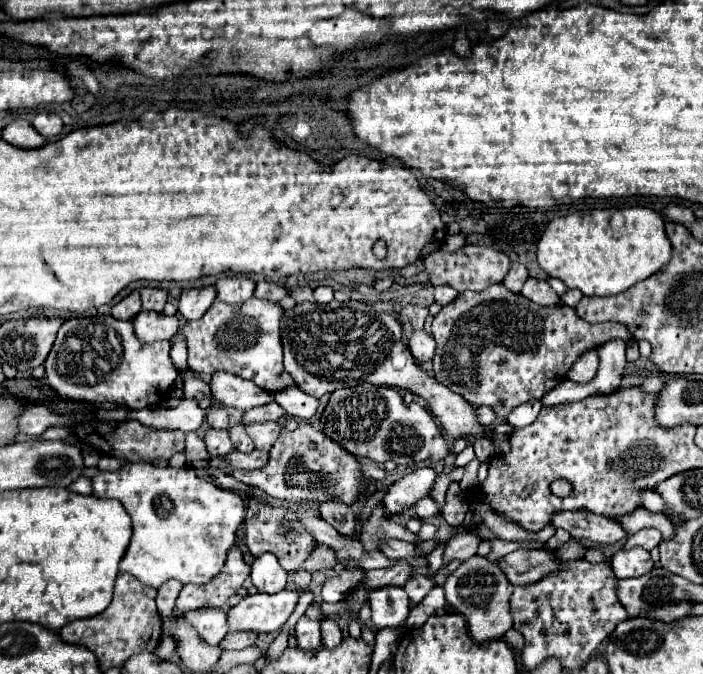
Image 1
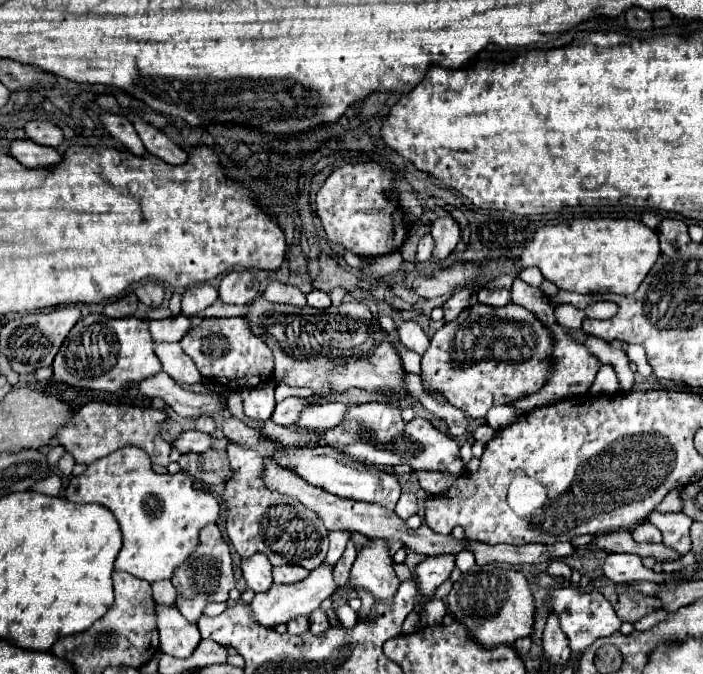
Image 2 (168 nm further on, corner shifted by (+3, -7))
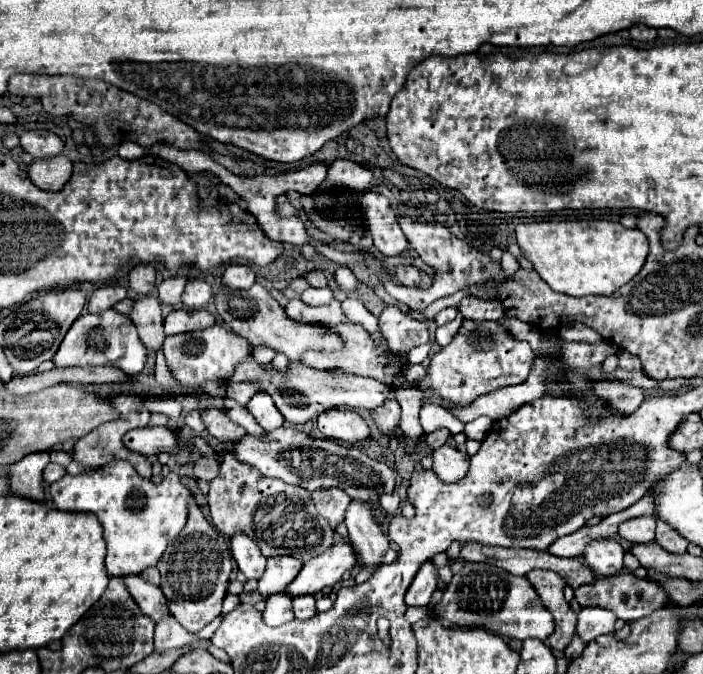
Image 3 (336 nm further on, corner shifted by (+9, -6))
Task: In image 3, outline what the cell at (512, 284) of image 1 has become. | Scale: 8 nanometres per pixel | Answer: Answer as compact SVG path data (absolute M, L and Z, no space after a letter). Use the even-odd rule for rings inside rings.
M466 296L458 302L458 310L462 312L462 318L470 318L476 322L484 322L484 320L498 320L500 316L504 316L504 310L498 310L498 306L494 306L494 302L478 302L474 296Z

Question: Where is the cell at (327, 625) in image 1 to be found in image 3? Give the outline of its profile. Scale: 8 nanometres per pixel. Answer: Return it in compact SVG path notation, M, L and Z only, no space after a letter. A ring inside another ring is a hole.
M304 594L292 600L292 608L294 608L294 616L298 620L310 620L316 614L316 606L314 606L314 596Z

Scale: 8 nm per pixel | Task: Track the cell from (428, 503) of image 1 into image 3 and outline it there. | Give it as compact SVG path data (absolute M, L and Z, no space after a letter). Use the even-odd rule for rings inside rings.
M392 492L392 494L382 494L382 496L378 498L378 506L380 506L382 510L386 510L388 516L394 516L394 514L400 510L400 496L398 496L396 492Z

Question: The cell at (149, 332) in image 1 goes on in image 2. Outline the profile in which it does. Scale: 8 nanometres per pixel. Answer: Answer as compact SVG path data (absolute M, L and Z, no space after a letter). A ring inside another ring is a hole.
M186 315L148 319L148 329L154 343L174 343L180 341L190 331L190 319Z

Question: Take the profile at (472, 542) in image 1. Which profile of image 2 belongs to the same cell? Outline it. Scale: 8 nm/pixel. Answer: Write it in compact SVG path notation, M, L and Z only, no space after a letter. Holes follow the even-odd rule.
M436 555L426 557L420 561L414 569L416 583L424 595L424 599L430 599L440 583L444 583L454 569L454 555Z

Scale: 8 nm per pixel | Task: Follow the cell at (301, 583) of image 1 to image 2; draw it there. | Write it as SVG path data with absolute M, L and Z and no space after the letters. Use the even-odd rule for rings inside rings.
M300 565L274 567L274 583L278 583L278 585L294 585L294 583L300 583L302 579L306 579L308 573L310 571L306 571Z

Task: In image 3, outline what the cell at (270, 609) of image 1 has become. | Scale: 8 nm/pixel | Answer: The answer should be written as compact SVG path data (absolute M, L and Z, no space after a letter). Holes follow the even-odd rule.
M338 540L304 564L304 570L300 570L298 578L286 588L286 594L290 598L298 594L316 594L324 586L336 586L342 574L356 566L358 558L352 544L348 540Z

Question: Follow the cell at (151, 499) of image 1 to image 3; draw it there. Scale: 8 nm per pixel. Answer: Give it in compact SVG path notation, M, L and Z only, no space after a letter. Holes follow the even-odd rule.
M122 460L108 462L92 474L66 474L50 484L50 496L58 510L90 512L98 518L108 544L106 568L110 576L140 574L144 568L156 566L166 546L186 524L186 502L192 498L192 494L180 484L178 474L170 472L158 486L154 486Z

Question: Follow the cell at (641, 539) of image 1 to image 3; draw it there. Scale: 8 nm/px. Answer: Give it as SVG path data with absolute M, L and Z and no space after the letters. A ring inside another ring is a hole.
M654 516L630 518L630 520L620 524L618 534L620 534L620 538L624 538L630 544L648 544L648 542L654 542L656 518Z

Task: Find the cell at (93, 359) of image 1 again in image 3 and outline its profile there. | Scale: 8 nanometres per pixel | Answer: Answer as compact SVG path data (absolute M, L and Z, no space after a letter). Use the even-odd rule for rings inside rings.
M112 308L100 314L80 316L70 328L70 334L66 334L66 338L62 340L62 346L58 348L58 352L54 354L54 364L58 368L112 364L126 374L138 374L144 368L144 362L146 362L146 348L138 336L136 326L130 322L126 314L120 314ZM126 320L128 320L128 326L126 326Z

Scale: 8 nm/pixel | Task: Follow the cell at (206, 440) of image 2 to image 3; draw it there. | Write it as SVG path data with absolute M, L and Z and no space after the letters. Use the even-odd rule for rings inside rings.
M158 426L158 428L134 428L130 432L124 434L122 438L124 446L130 448L132 452L138 452L138 454L160 454L160 452L168 452L168 454L174 454L174 450L178 448L178 440L174 438L174 434L164 428L164 426Z

